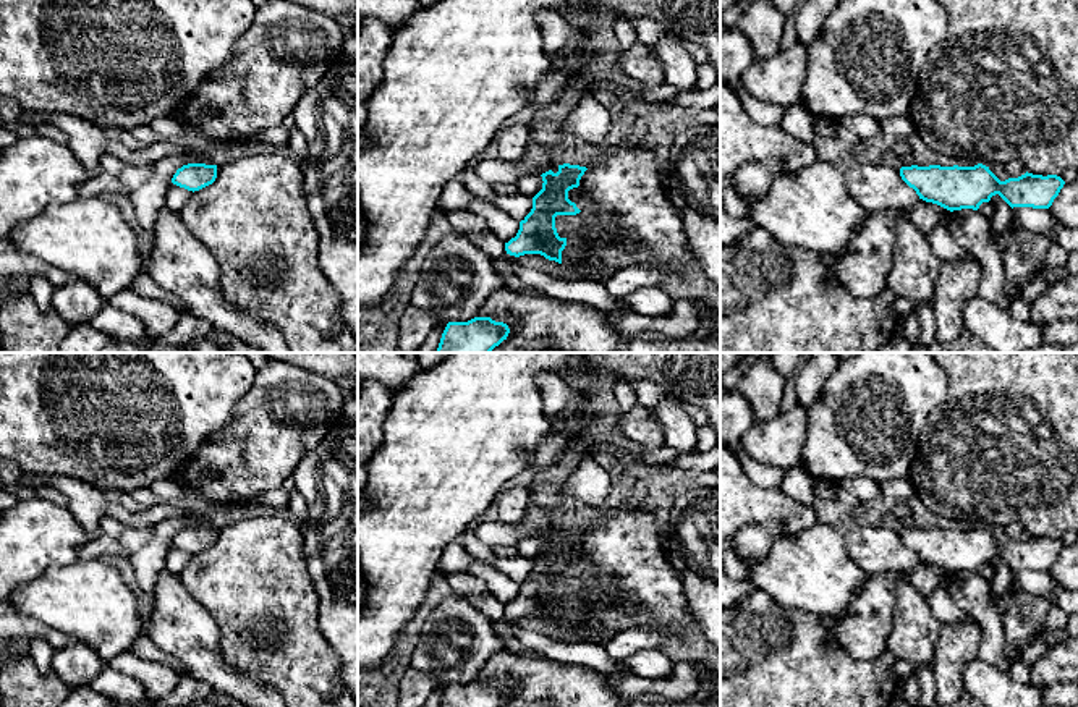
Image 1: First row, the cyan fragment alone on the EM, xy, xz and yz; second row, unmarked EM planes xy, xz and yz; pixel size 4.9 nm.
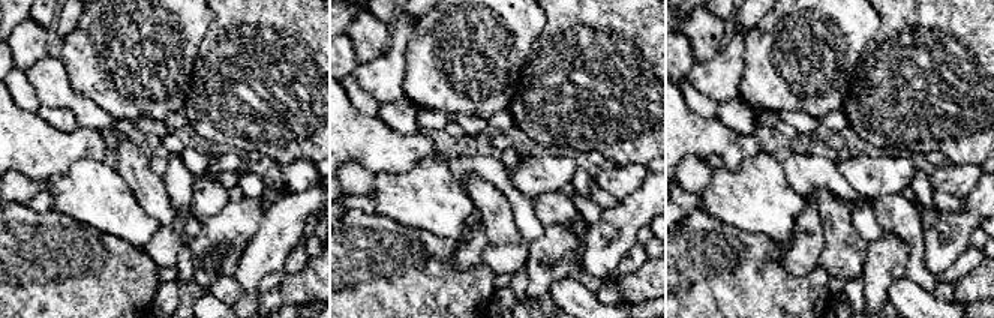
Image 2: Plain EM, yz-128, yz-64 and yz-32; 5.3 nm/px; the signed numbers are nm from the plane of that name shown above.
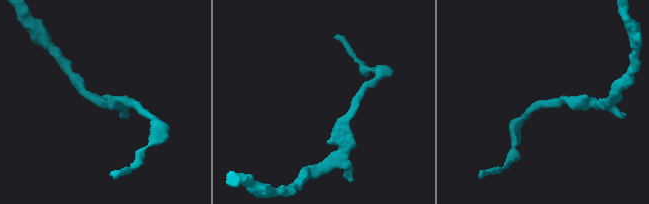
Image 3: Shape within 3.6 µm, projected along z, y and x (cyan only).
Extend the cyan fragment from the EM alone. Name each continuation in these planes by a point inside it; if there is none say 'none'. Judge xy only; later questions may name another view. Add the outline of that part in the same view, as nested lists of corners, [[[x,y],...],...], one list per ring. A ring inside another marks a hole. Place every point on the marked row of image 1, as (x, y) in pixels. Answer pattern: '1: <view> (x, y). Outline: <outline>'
none

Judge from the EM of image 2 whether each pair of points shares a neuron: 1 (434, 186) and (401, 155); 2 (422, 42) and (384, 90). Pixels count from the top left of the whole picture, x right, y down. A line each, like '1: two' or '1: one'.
1: two
2: two

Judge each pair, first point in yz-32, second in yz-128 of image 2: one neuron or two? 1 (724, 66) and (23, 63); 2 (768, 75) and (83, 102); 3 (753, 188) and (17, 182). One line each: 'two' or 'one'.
1: two
2: two
3: two

